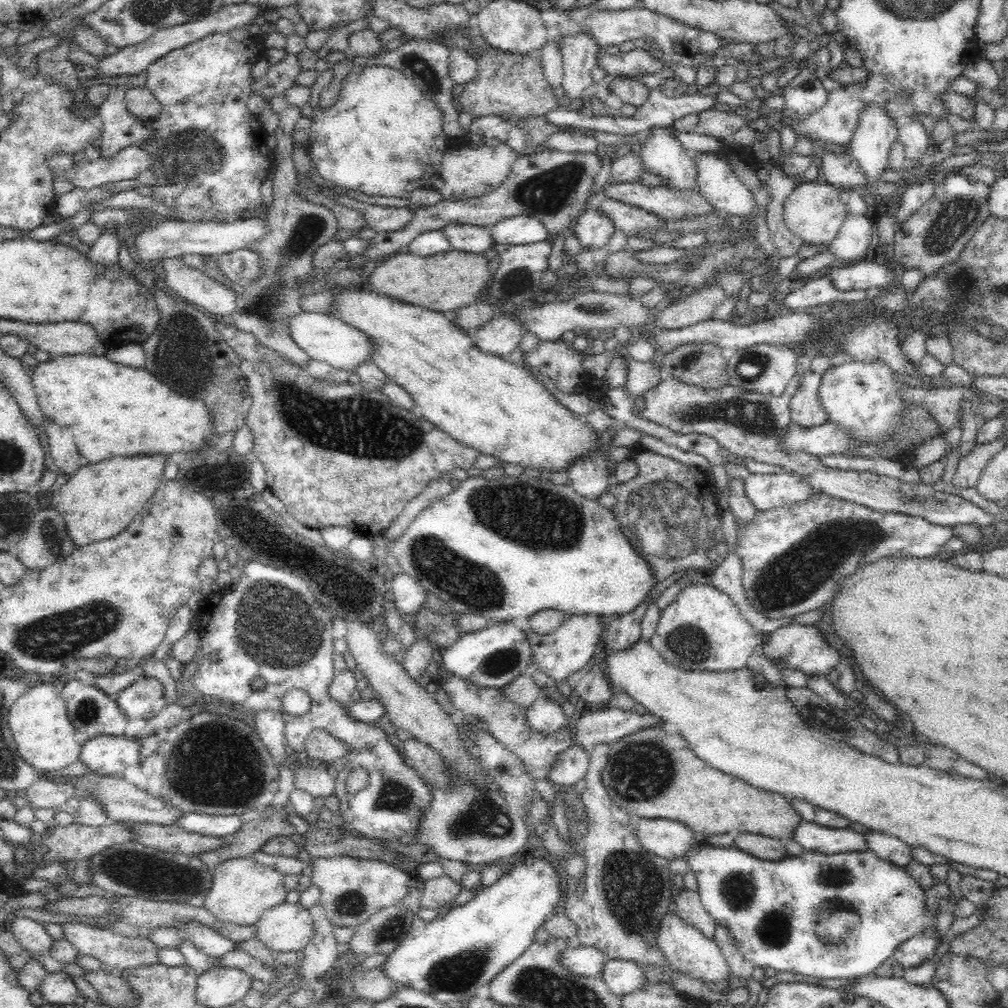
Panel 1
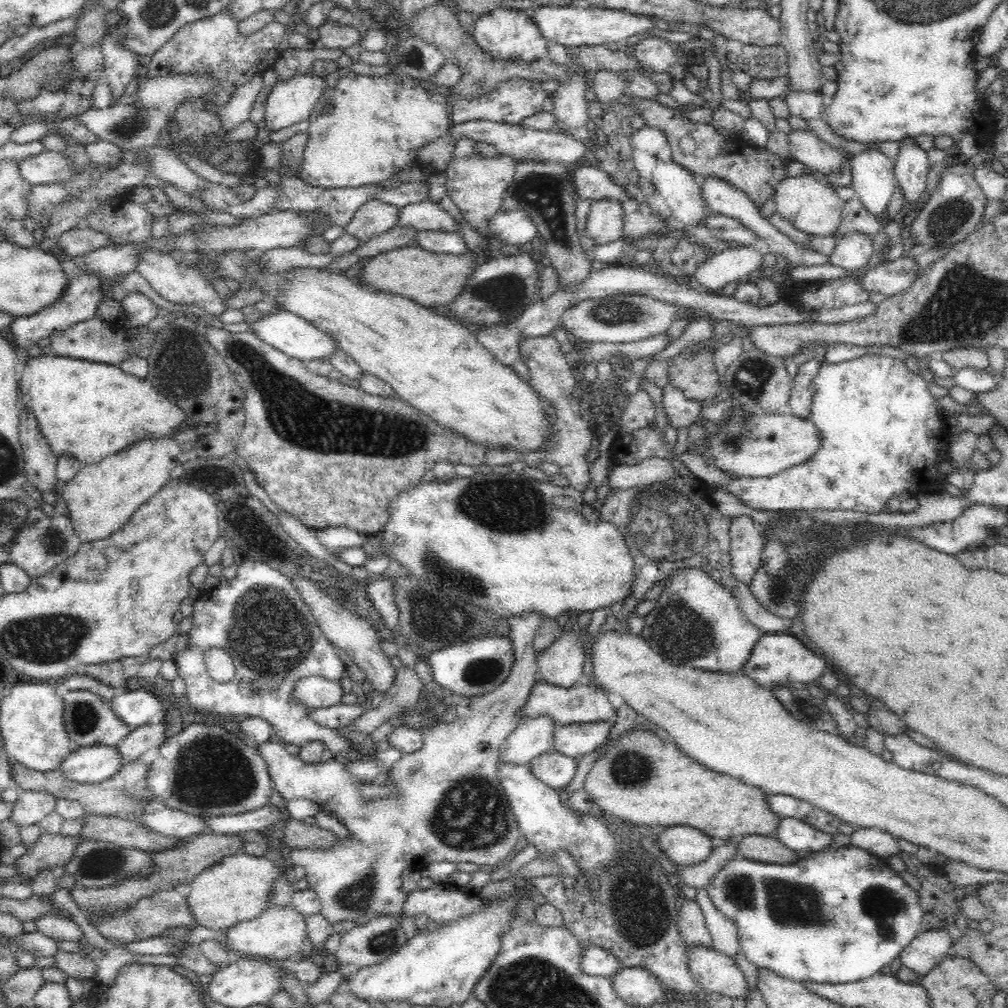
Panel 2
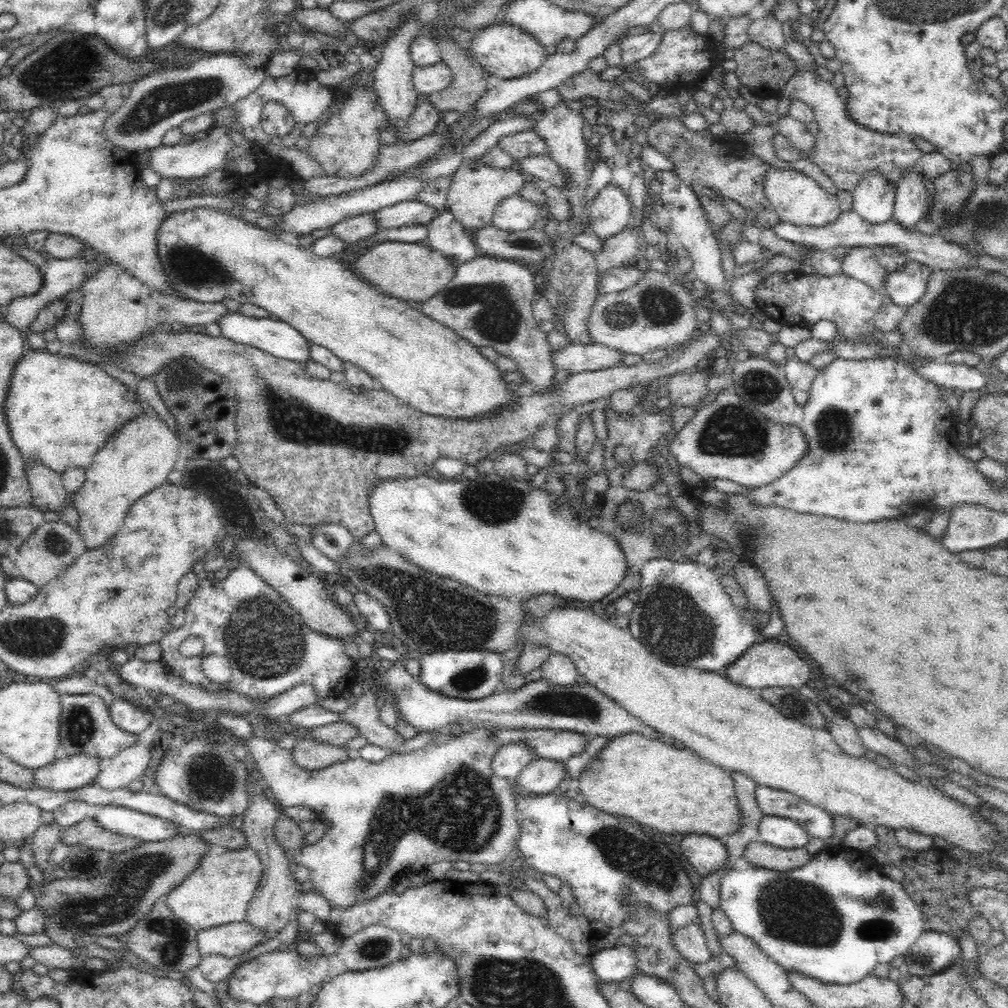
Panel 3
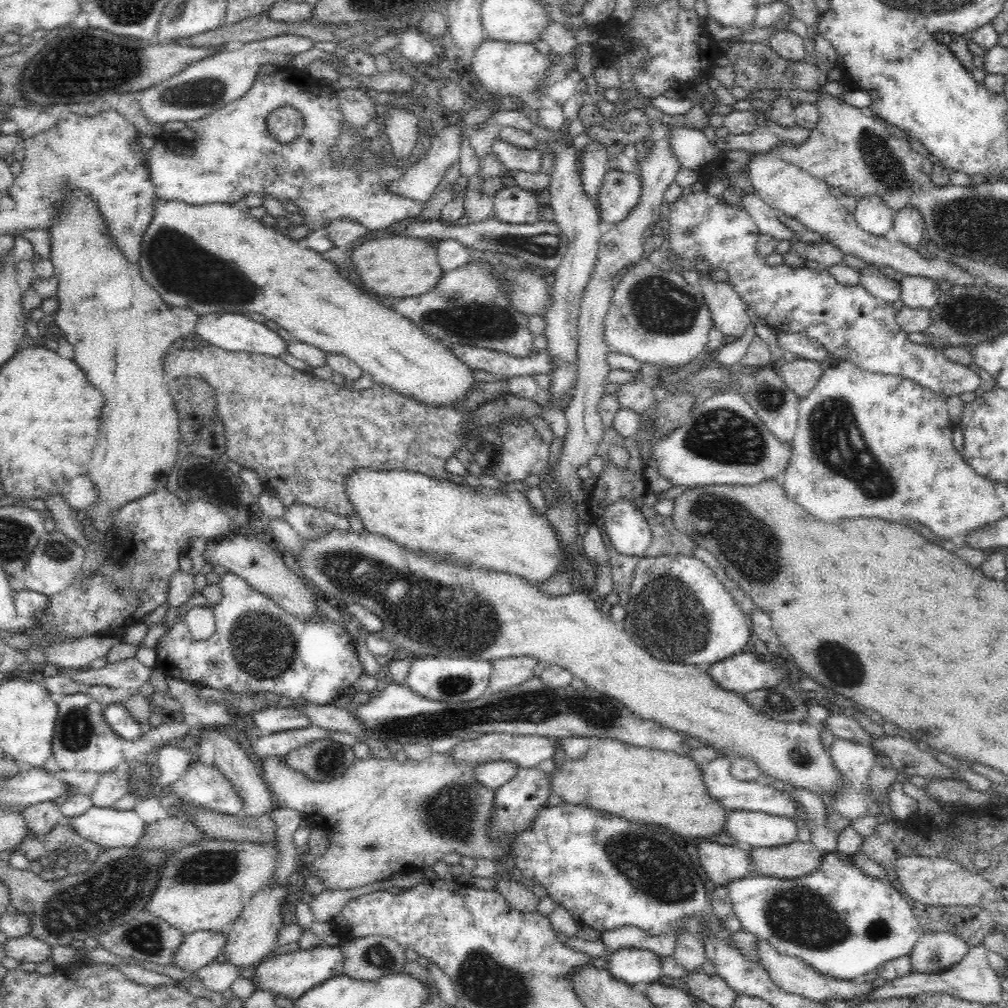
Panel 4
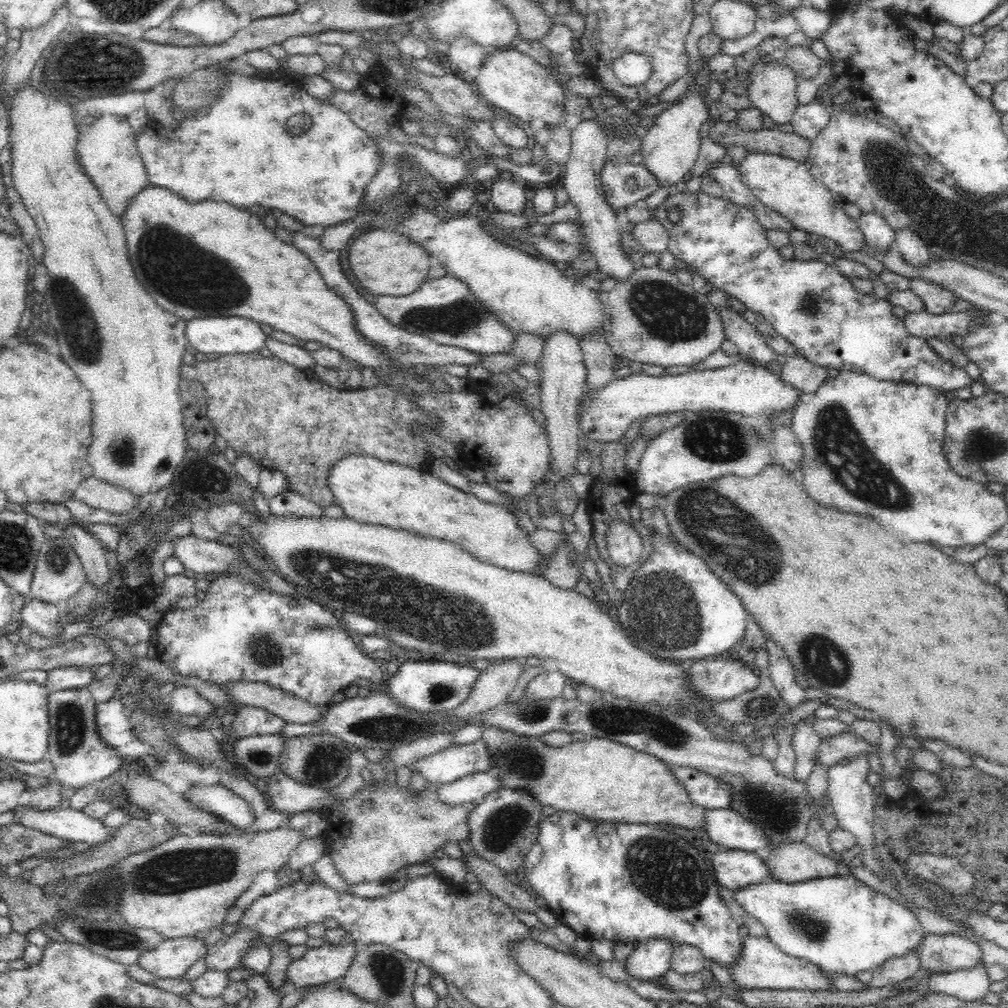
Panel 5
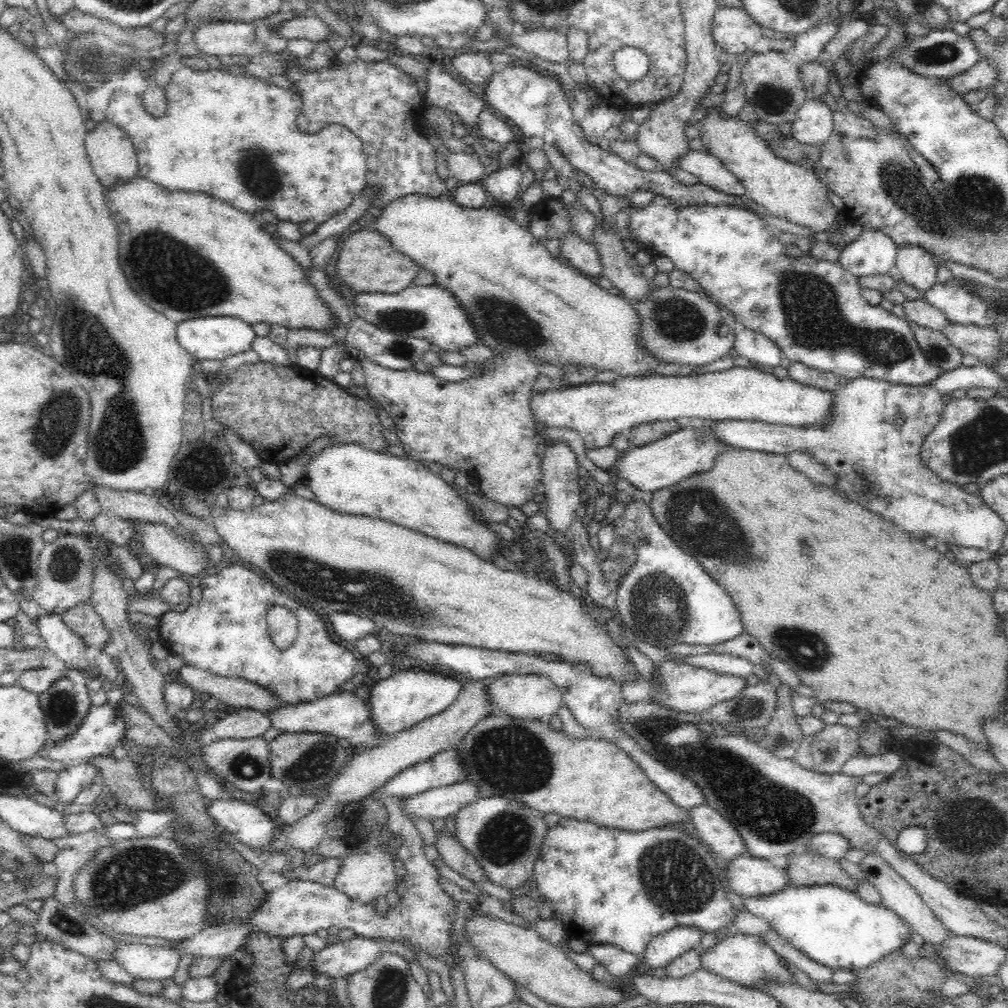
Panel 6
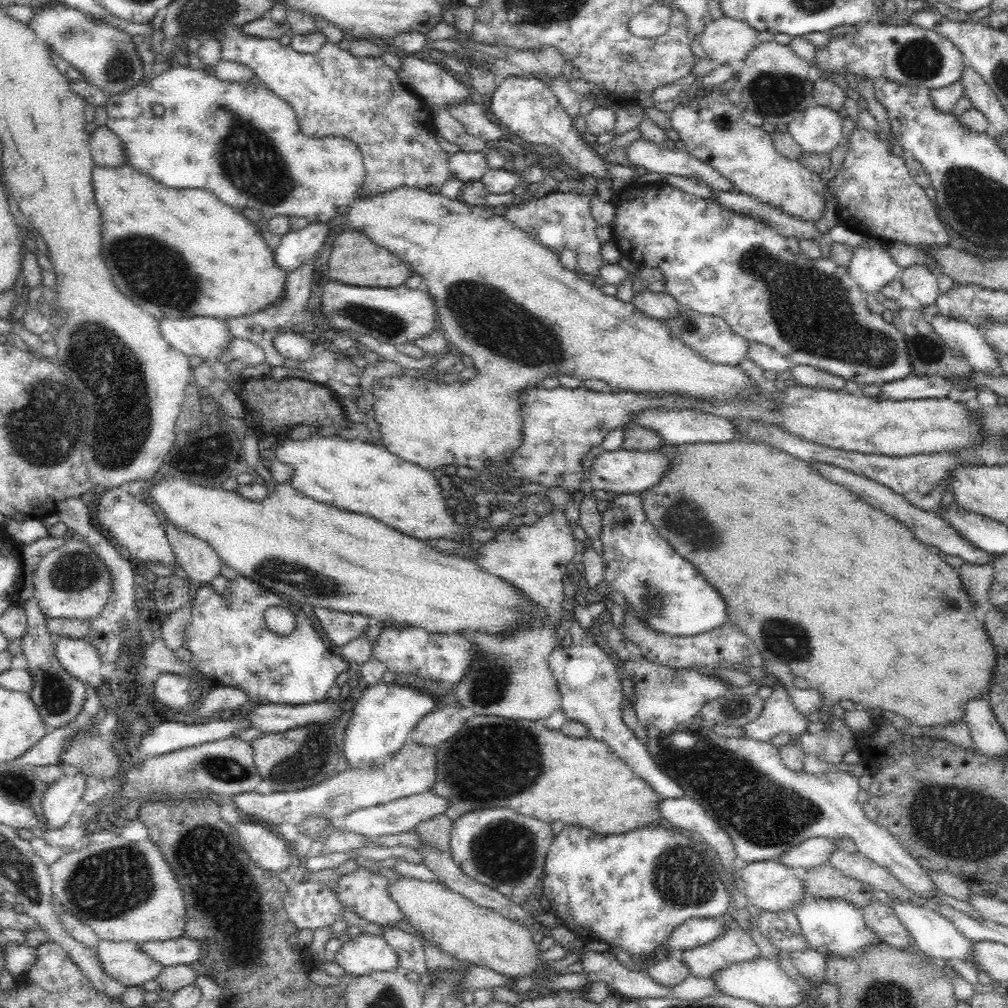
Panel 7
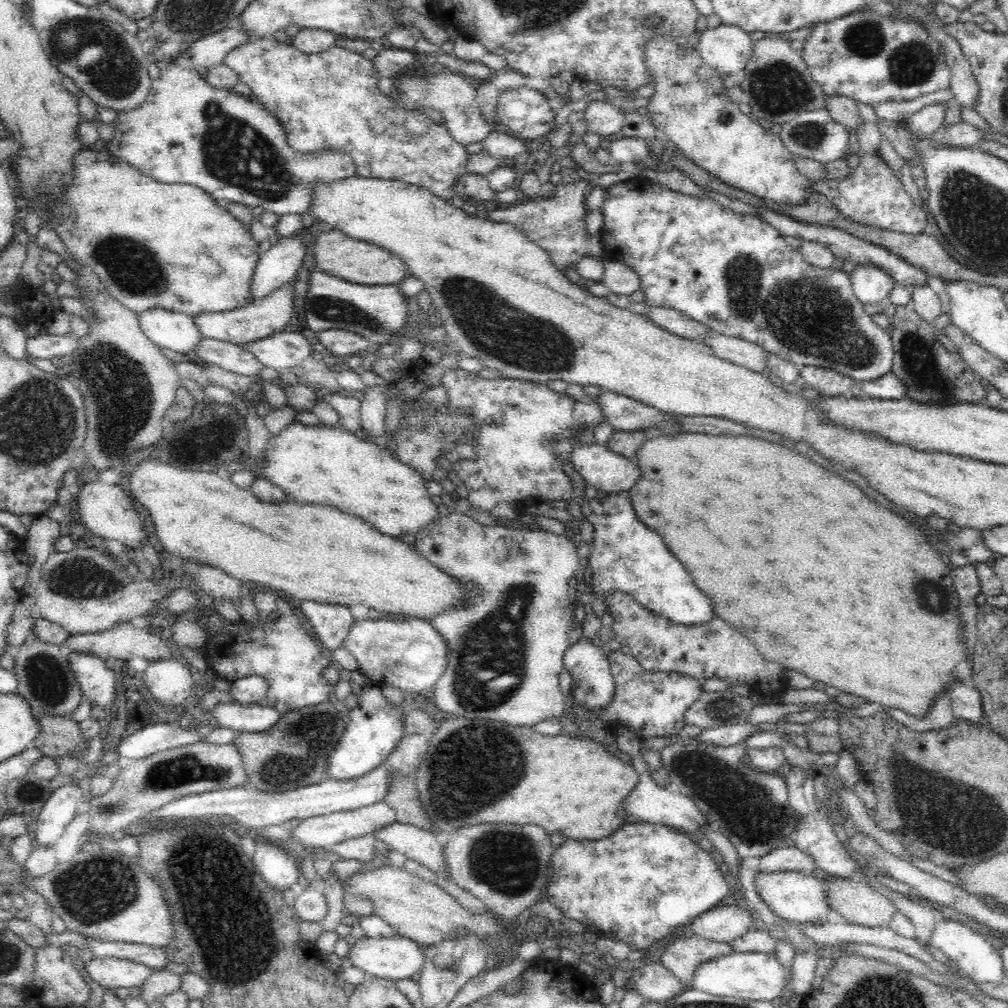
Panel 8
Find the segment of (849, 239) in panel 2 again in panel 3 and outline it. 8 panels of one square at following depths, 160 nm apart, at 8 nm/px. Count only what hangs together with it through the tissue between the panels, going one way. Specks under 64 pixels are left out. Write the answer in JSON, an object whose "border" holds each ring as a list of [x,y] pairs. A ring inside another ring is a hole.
{"border":[[[853,247],[842,260],[844,274],[866,283],[884,295],[887,272],[880,266],[873,247]]]}

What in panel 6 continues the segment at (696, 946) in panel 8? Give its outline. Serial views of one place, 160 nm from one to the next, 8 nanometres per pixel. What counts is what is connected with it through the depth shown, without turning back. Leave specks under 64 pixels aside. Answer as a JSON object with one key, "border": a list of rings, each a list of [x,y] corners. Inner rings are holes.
{"border":[[[732,931],[720,938],[720,942],[708,948],[704,954],[702,952],[703,950],[700,950],[701,969],[731,982],[746,987],[752,987],[766,978],[778,983],[795,983],[784,968],[781,957],[760,937]]]}

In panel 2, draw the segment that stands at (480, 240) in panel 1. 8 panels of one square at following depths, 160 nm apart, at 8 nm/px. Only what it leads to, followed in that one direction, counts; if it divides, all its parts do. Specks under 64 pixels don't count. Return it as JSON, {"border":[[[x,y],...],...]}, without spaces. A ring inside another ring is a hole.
{"border":[[[429,198],[398,208],[396,226],[406,226],[418,231],[446,231],[458,233],[456,220]]]}

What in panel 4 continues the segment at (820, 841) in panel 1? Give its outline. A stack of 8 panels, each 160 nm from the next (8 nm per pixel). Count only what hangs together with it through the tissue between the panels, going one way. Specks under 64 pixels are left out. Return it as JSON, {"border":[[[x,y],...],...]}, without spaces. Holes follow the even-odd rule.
{"border":[[[728,811],[722,830],[736,840],[736,844],[746,843],[752,847],[774,847],[797,840],[793,819],[762,811]]]}

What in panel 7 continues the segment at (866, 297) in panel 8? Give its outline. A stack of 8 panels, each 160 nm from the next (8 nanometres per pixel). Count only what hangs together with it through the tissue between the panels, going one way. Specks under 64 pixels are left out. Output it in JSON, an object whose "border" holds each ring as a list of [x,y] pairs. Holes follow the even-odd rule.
{"border":[[[882,241],[874,246],[854,247],[847,271],[864,294],[875,295],[901,272],[890,254],[882,247]]]}

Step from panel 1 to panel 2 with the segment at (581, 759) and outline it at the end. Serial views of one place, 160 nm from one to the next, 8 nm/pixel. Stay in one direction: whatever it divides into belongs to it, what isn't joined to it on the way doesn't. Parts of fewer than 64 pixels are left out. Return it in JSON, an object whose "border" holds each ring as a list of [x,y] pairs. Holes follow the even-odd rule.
{"border":[[[558,751],[546,752],[531,760],[530,771],[534,778],[554,790],[568,787],[574,778],[578,759]]]}

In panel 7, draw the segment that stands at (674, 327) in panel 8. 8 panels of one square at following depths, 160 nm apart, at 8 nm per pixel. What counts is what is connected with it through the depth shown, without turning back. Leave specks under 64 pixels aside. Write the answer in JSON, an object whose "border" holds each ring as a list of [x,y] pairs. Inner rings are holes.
{"border":[[[649,288],[634,294],[631,303],[645,315],[662,322],[679,315],[679,304],[674,297],[664,293],[656,293]]]}

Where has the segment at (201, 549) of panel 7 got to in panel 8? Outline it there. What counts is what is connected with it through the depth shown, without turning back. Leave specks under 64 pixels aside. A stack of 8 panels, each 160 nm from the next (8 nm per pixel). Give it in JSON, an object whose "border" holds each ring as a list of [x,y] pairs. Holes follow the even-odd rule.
{"border":[[[185,561],[184,574],[194,576],[196,587],[204,590],[213,600],[227,601],[235,606],[237,612],[241,605],[242,588],[246,584],[250,585],[248,581],[233,578],[218,568],[209,568],[194,562]]]}

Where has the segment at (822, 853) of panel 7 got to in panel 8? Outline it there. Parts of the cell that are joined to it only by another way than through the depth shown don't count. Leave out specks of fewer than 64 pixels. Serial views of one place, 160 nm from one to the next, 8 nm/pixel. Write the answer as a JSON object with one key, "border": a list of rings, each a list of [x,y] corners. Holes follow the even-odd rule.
{"border":[[[792,843],[782,848],[772,849],[758,859],[757,872],[778,871],[798,871],[806,875],[819,874],[819,869],[810,855],[798,850]]]}

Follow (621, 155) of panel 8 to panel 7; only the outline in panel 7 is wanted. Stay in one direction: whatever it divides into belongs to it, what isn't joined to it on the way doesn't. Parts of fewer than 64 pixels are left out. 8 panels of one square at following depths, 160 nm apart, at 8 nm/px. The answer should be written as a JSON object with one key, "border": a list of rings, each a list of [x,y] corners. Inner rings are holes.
{"border":[[[643,136],[625,146],[624,154],[631,167],[642,167],[647,172],[694,176],[703,180],[715,192],[733,187],[730,180],[722,177],[709,164],[694,158],[687,150],[665,149]]]}

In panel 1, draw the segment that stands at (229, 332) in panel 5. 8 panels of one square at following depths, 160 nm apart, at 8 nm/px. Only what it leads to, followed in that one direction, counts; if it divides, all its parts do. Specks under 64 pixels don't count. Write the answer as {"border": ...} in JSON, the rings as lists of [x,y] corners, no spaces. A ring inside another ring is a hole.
{"border":[[[302,311],[288,320],[288,327],[290,327],[290,337],[294,339],[294,343],[308,353],[308,357],[327,362],[334,368],[351,372],[354,371],[358,362],[366,362],[370,358],[368,353],[372,348],[370,339],[358,329],[350,327],[334,316]]]}

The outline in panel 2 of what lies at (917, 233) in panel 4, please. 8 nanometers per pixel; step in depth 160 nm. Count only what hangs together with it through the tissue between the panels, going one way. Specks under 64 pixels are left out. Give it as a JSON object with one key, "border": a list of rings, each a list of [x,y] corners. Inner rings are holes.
{"border":[[[912,138],[903,139],[899,153],[894,159],[896,182],[902,189],[906,210],[911,209],[920,200],[926,190],[926,178],[930,165],[925,150],[920,149]]]}

